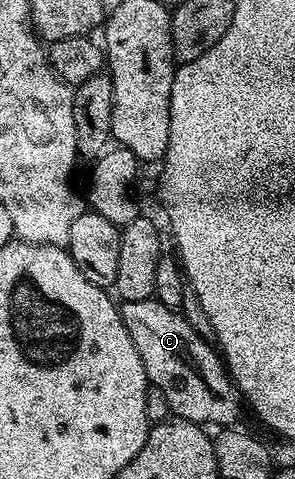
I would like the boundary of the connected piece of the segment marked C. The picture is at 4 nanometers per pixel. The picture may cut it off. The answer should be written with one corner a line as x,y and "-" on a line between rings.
157,300
124,301
119,305
119,314
125,323
125,331
129,331
129,339
133,339
133,347
137,347
137,355
141,355
141,363
145,367
145,375
151,385
161,387
165,399
169,399
172,414
178,420
192,421
194,425
204,427
231,427
236,424
239,412
245,409
241,394
227,372
222,356
211,341
201,339
197,331
183,318
182,312
165,307
165,303

